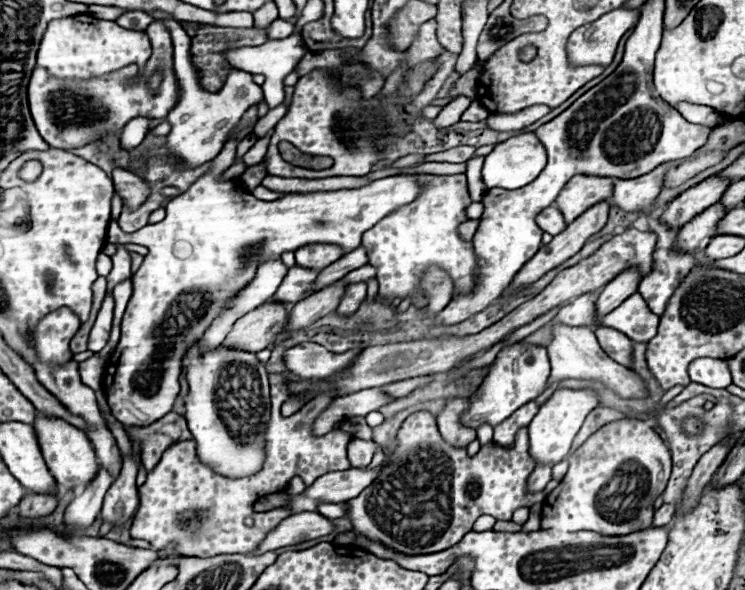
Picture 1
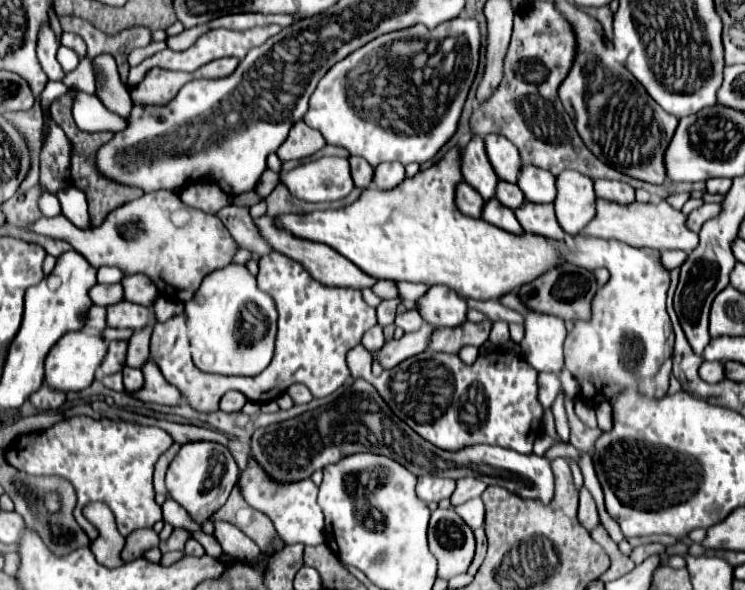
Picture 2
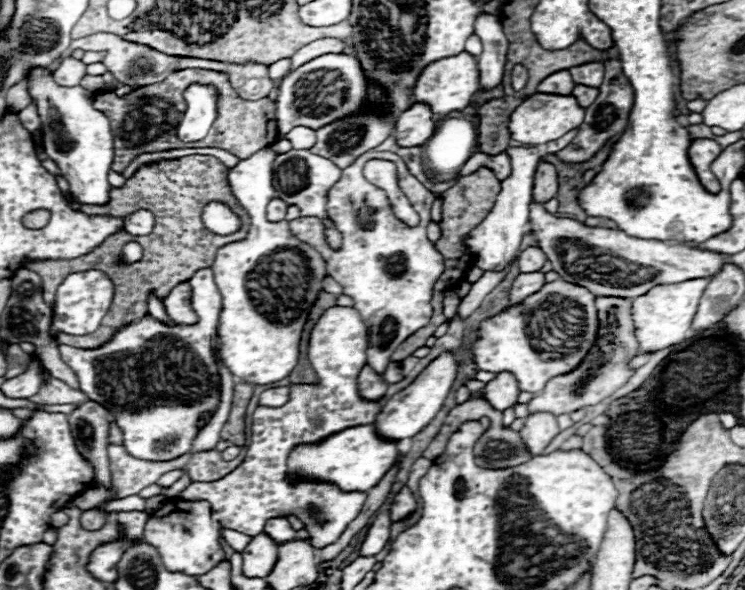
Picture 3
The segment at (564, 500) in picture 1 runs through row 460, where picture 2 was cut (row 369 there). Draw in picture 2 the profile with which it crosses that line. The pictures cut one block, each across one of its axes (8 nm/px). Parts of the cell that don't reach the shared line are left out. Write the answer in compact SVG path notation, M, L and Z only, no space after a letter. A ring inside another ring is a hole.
M576 238L566 254L570 254L572 262L588 270L596 268L610 270L608 290L604 290L608 294L602 298L592 298L592 318L578 320L574 324L574 330L568 332L564 342L564 364L578 382L580 398L586 404L610 402L616 394L620 394L626 388L634 388L638 394L644 394L648 398L666 396L670 378L654 378L660 372L662 364L672 356L672 344L674 344L674 332L666 312L666 292L670 284L670 272L662 266L660 252L654 248L632 248L620 240Z

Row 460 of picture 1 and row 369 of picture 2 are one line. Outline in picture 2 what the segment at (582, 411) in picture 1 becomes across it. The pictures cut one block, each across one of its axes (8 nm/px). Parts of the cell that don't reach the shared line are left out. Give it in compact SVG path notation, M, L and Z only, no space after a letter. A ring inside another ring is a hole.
M516 292L504 294L500 302L524 316L524 338L520 342L522 356L538 372L560 372L564 368L564 338L566 328L562 318L538 314L520 304Z

